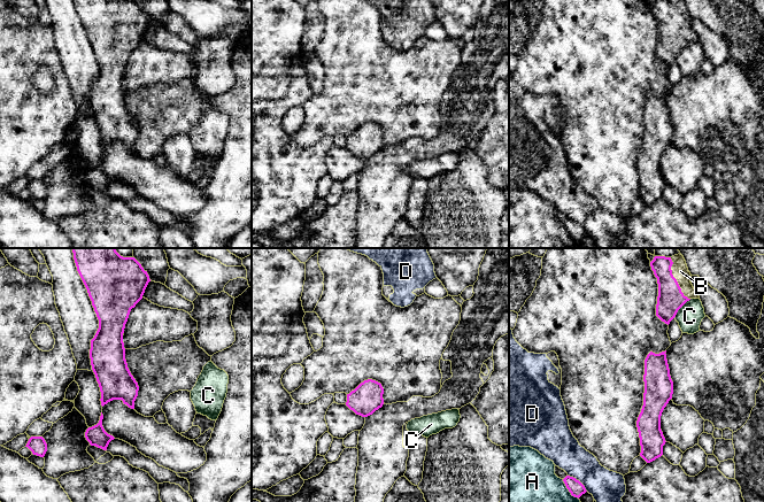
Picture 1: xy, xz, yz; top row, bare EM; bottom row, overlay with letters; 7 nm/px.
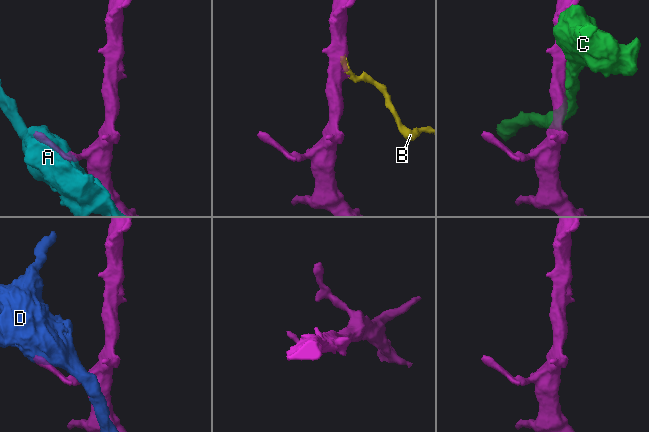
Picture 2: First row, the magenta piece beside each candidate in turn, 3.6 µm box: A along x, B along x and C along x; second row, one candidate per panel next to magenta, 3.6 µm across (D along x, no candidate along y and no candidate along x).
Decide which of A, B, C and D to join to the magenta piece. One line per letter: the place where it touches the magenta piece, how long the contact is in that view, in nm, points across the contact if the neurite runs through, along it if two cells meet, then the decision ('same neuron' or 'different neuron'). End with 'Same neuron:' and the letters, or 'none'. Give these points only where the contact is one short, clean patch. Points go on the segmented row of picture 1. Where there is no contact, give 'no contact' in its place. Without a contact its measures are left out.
A: yz (569, 491) | 180 nm | different neuron
B: yz (676, 279) | 320 nm | across yz (670, 299), (674, 290), (676, 279), (676, 271), (679, 268) | same neuron
C: yz (680, 307) | 180 nm | different neuron
D: yz (578, 480) | 180 nm | different neuron
Same neuron: B

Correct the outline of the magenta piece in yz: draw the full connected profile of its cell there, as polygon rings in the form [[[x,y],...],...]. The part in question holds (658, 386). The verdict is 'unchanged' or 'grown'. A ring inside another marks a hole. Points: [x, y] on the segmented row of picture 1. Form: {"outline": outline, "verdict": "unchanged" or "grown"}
{"outline": [[[666,350],[659,354],[650,352],[645,360],[645,393],[643,406],[636,420],[636,427],[640,438],[641,453],[640,456],[650,463],[663,455],[663,446],[665,445],[665,438],[661,430],[661,416],[672,399],[673,381],[670,376],[670,369],[666,360]]], "verdict": "unchanged"}

